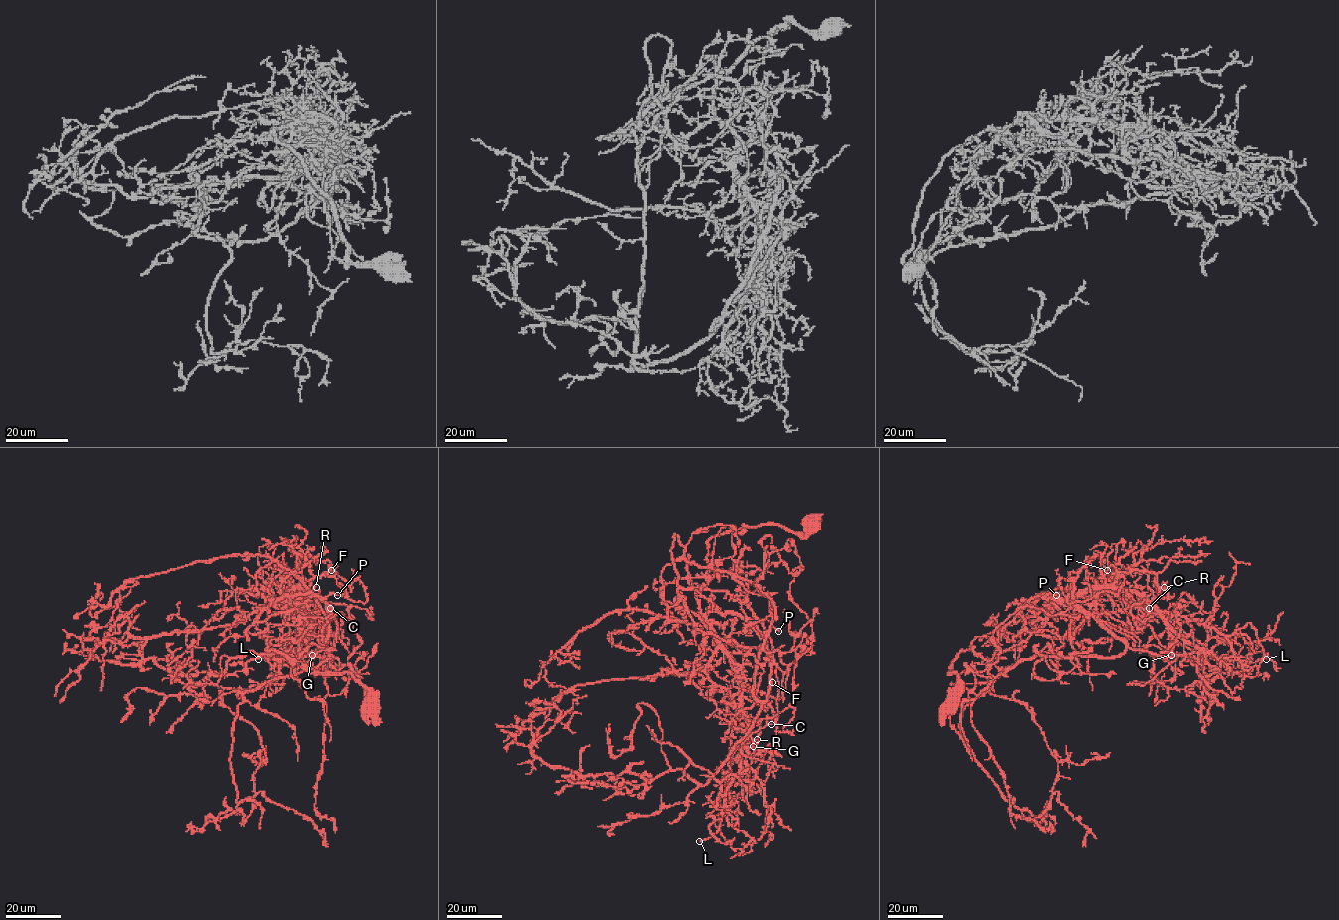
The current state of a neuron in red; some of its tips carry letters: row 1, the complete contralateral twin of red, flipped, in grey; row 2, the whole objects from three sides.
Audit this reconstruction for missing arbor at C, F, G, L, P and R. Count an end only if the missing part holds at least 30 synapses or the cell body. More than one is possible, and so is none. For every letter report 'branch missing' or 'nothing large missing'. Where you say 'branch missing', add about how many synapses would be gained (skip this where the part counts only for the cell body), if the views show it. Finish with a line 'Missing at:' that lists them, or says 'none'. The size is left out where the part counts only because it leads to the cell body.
C: branch missing | 35 syn
F: nothing large missing
G: nothing large missing
L: nothing large missing
P: nothing large missing
R: nothing large missing
Missing at: C

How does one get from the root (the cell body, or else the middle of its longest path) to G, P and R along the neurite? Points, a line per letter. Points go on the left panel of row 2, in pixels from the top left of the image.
G: (372, 707), (350, 673), (310, 673), (265, 649), (267, 623), (255, 620), (293, 588), (305, 594), (312, 655)
P: (372, 707), (370, 691), (350, 673), (310, 673), (265, 649), (271, 616), (312, 596), (337, 595)
R: (372, 707), (370, 691), (350, 673), (310, 673), (265, 649), (259, 613), (293, 588), (306, 602), (316, 587)

